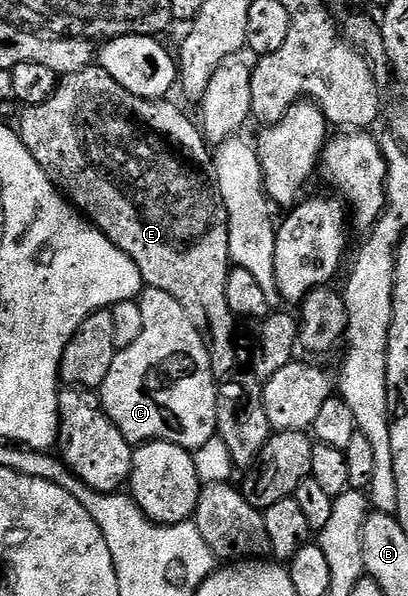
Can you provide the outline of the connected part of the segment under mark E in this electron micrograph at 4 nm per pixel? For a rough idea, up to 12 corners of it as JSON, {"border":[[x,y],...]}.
{"border":[[95,64],[16,129],[206,341],[235,467],[272,431],[238,370],[228,212],[176,103]]}

